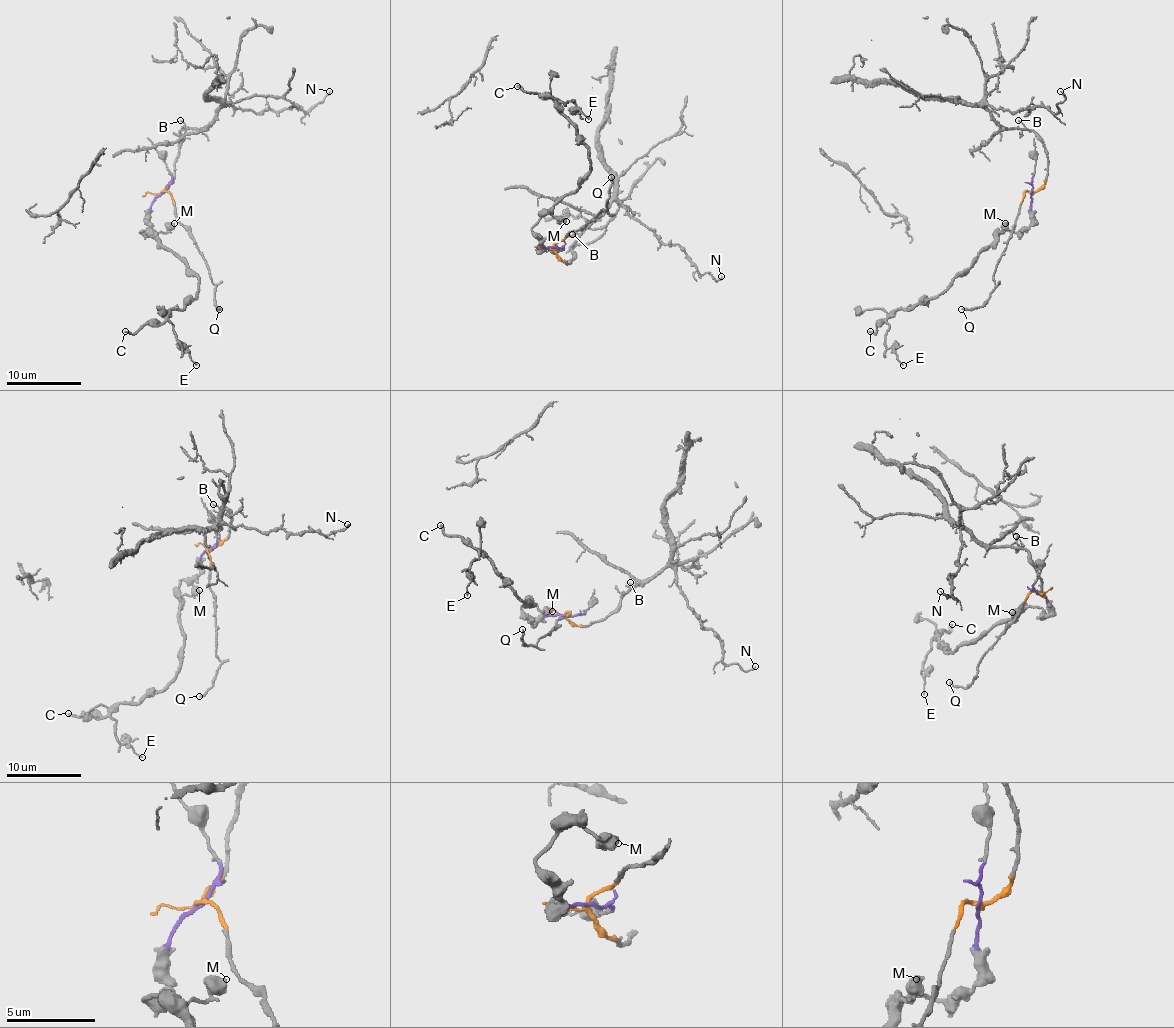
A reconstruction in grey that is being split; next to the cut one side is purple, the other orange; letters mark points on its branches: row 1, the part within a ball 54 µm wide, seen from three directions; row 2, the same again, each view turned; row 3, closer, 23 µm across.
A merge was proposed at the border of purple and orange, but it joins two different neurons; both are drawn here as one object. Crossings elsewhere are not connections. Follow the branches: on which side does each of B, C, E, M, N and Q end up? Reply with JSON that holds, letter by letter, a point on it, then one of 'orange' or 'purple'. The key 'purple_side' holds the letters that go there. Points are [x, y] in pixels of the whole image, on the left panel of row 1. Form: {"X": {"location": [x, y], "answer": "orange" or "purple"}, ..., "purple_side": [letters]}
{"B": {"location": [180, 120], "answer": "orange"}, "C": {"location": [125, 331], "answer": "purple"}, "E": {"location": [196, 365], "answer": "purple"}, "M": {"location": [174, 223], "answer": "purple"}, "N": {"location": [329, 91], "answer": "orange"}, "Q": {"location": [219, 309], "answer": "orange"}, "purple_side": ["C", "E", "M"]}

